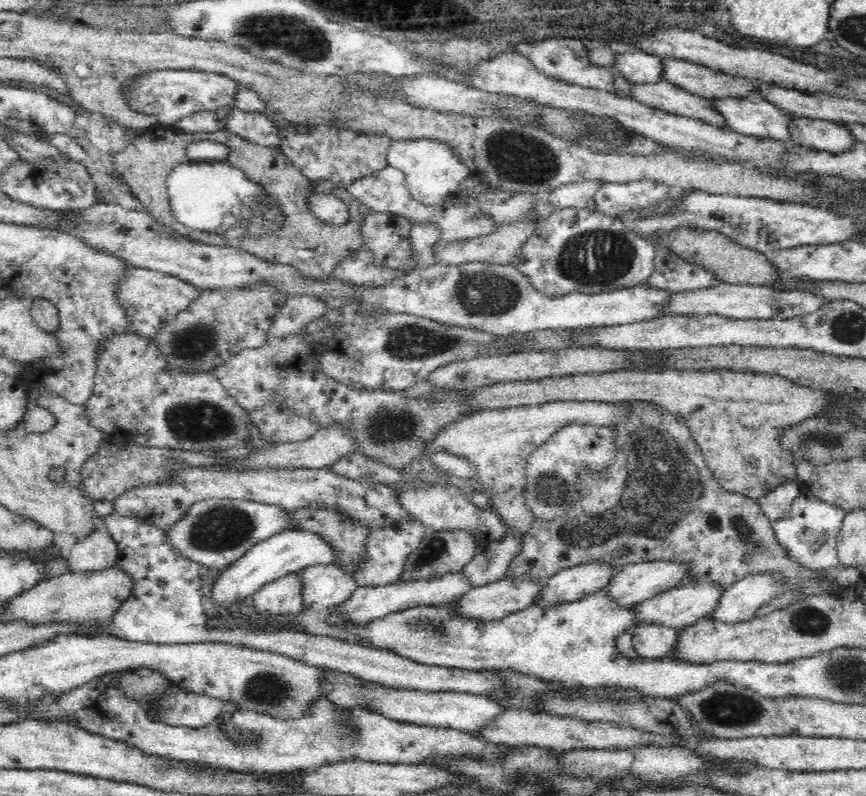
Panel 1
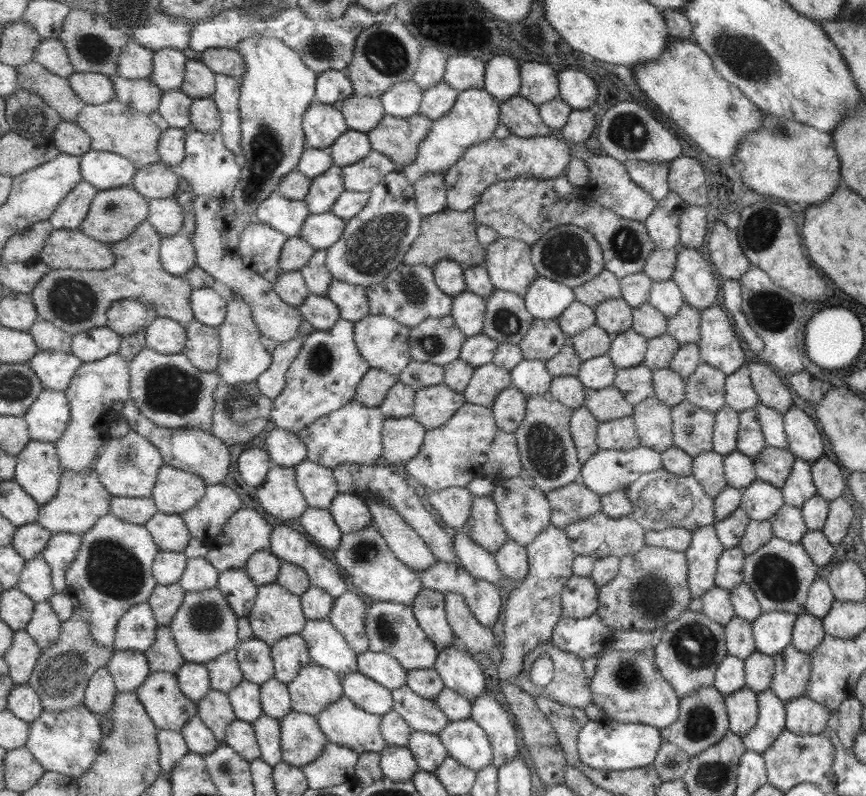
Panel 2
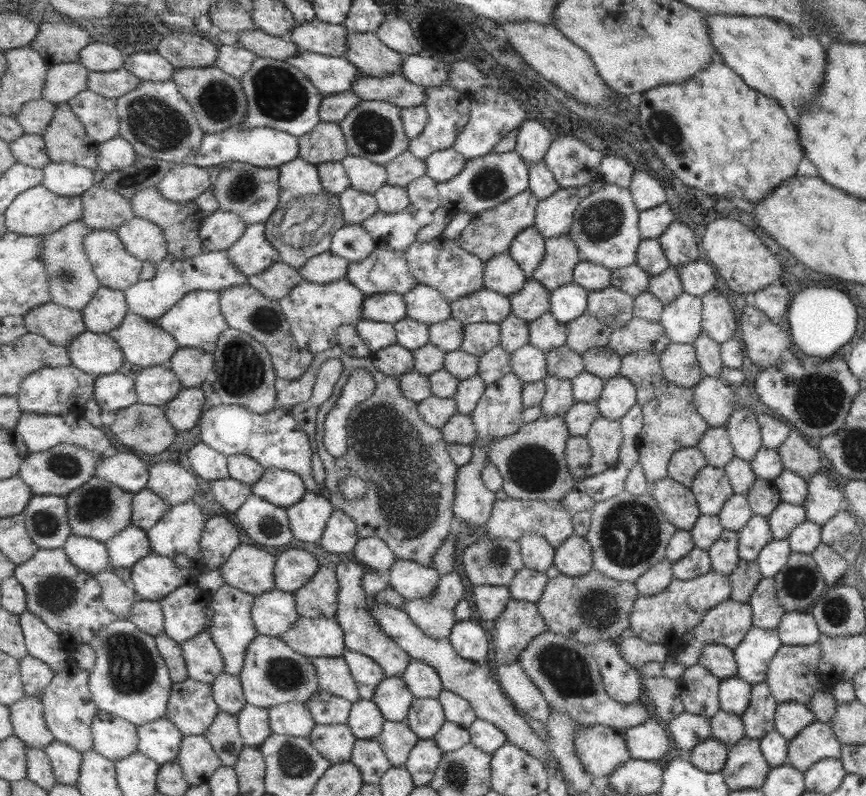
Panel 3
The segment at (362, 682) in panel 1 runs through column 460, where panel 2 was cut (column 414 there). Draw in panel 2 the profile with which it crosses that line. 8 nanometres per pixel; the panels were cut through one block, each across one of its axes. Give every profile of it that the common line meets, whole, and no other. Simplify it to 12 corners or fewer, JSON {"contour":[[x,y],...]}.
{"contour":[[409,685],[392,693],[414,731],[439,734],[450,723],[436,700]]}

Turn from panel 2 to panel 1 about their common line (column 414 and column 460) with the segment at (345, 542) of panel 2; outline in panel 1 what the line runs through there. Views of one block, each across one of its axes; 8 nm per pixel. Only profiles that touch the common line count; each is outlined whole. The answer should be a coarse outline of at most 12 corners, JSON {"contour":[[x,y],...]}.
{"contour":[[462,571],[358,587],[340,609],[354,623],[418,605],[460,602]]}

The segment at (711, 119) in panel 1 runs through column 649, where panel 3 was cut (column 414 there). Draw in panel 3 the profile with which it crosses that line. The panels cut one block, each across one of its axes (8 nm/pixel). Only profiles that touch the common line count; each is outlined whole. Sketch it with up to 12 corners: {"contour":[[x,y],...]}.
{"contour":[[401,72],[364,75],[352,91],[362,100],[423,106],[426,88]]}

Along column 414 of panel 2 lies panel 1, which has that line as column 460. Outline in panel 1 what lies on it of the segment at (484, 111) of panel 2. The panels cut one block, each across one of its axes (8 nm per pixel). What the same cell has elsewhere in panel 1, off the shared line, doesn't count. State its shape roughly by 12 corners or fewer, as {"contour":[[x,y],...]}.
{"contour":[[437,140],[392,141],[409,195],[443,201],[471,172]]}

